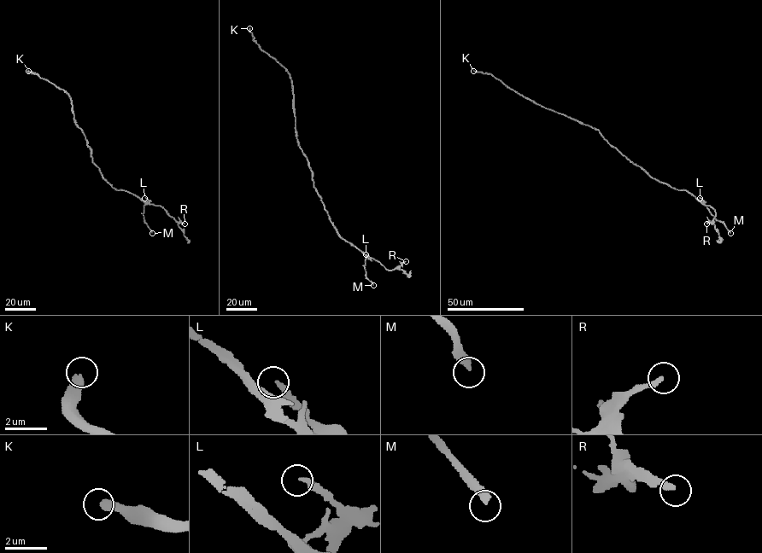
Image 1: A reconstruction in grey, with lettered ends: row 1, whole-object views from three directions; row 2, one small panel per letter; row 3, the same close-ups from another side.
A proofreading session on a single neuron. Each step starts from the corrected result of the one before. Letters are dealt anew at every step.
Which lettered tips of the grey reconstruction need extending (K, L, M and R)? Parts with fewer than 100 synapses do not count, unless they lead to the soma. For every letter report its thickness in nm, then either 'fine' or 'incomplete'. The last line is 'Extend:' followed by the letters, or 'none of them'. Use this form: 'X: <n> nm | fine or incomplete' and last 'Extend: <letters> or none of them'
K: 440 nm | fine
L: 200 nm | fine
M: 300 nm | incomplete
R: 240 nm | fine
Extend: M

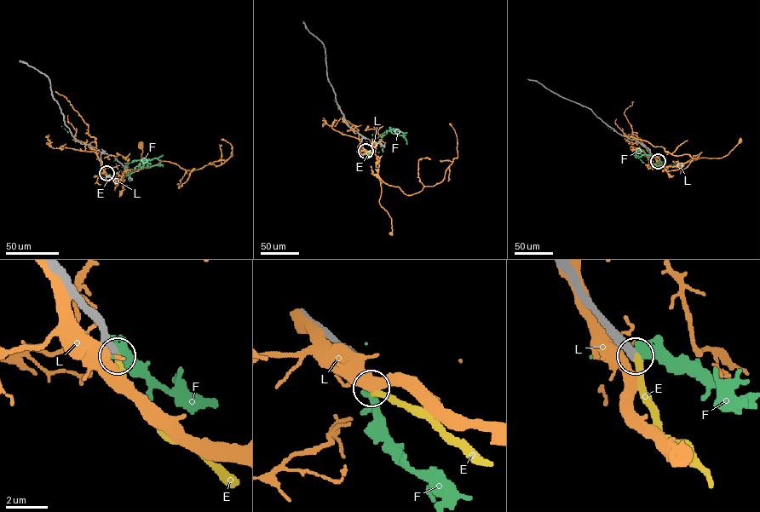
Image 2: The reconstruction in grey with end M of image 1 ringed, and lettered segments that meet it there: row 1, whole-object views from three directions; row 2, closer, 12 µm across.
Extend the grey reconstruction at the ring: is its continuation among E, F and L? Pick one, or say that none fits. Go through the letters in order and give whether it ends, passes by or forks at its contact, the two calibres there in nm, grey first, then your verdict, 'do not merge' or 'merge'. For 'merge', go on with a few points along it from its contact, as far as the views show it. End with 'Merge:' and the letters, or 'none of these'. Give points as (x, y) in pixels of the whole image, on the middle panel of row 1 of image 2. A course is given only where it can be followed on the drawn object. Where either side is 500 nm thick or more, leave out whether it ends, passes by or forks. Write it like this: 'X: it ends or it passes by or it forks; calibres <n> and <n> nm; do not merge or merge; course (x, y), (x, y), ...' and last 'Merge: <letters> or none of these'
E: it ends; calibres 340 and 280 nm; merge
F: it ends; calibres 360 and 400 nm; do not merge
L: it forks; calibres 440 and 460 nm; do not merge
Merge: E

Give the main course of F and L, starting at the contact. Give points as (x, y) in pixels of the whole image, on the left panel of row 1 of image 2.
F: (106, 173), (128, 177), (113, 161), (115, 159), (74, 139), (61, 126)
L: (106, 173), (110, 177), (123, 181), (122, 178), (127, 172), (125, 168), (135, 169), (141, 166), (141, 145)

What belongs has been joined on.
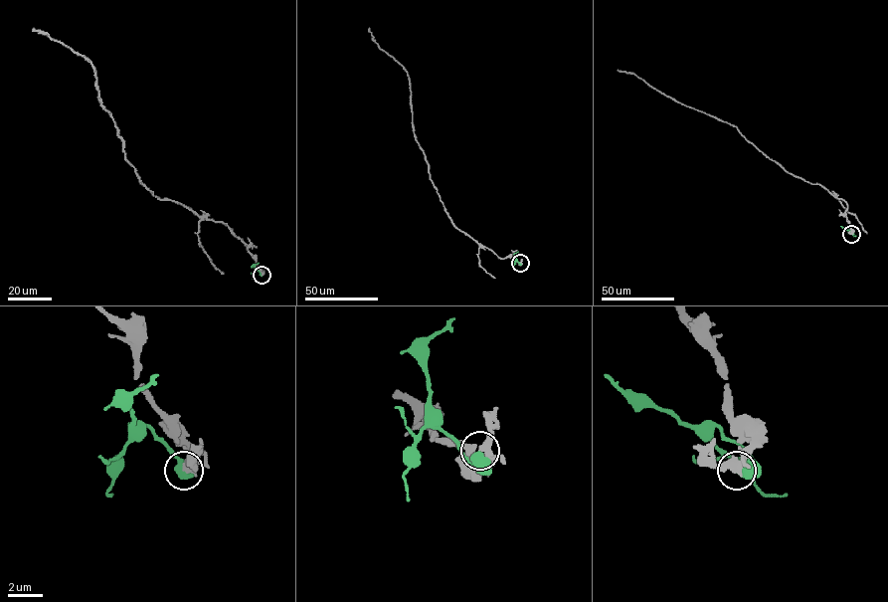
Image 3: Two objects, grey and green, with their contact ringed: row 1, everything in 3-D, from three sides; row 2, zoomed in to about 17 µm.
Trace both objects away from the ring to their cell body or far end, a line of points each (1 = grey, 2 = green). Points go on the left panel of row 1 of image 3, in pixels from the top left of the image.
1: (261, 275), (231, 230), (160, 200), (140, 181), (100, 104), (92, 65), (34, 28)
2: (261, 275), (255, 269), (259, 263)

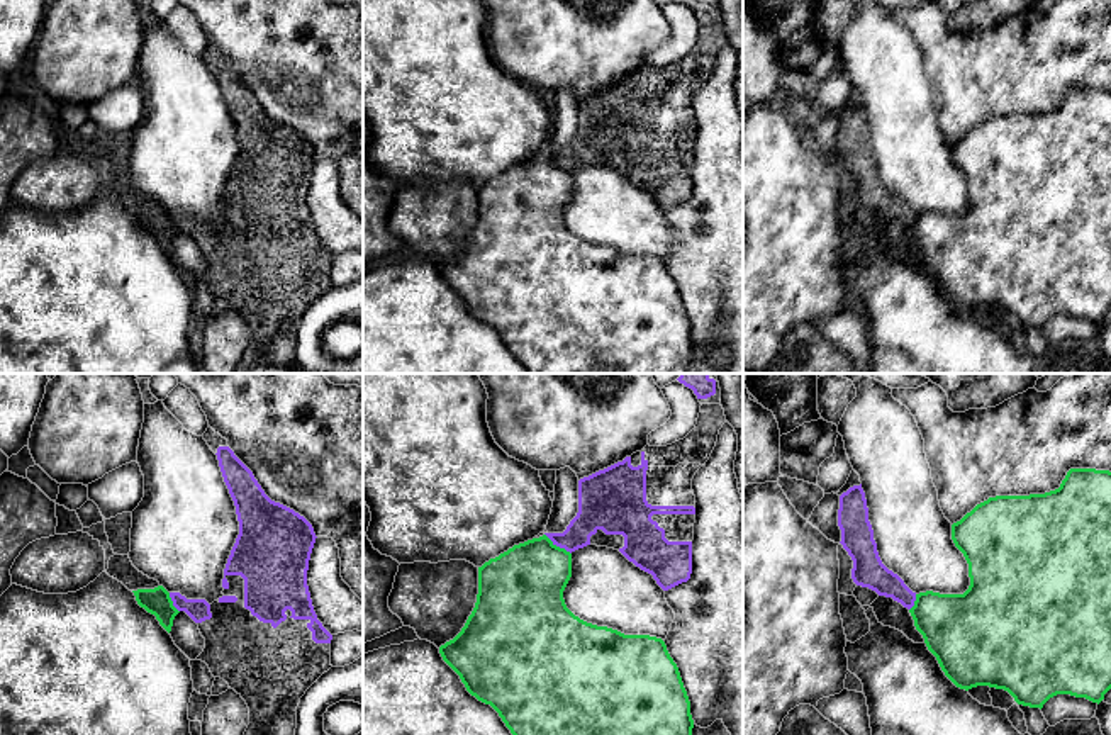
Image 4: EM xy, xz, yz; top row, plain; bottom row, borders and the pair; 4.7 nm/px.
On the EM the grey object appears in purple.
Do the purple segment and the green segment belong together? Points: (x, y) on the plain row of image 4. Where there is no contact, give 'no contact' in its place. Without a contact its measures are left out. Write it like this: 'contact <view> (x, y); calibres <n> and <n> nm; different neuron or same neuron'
contact xz (558, 165); calibres 190 and 380 nm; different neuron

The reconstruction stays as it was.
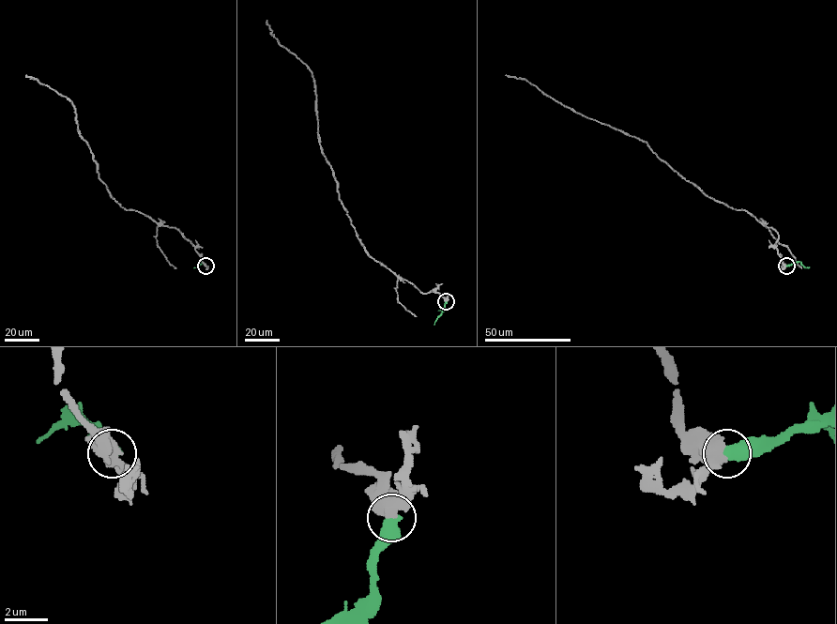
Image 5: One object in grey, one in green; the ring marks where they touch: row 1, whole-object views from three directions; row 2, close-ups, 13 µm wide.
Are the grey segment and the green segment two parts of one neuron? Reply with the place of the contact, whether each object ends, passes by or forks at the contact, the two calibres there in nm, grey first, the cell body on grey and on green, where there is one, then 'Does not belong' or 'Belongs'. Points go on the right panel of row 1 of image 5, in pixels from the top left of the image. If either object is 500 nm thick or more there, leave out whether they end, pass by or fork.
Place: (786, 266). Thickness 500 nm (grey) against 650 nm. Soma of grey: none. Soma of green: none. Belongs

